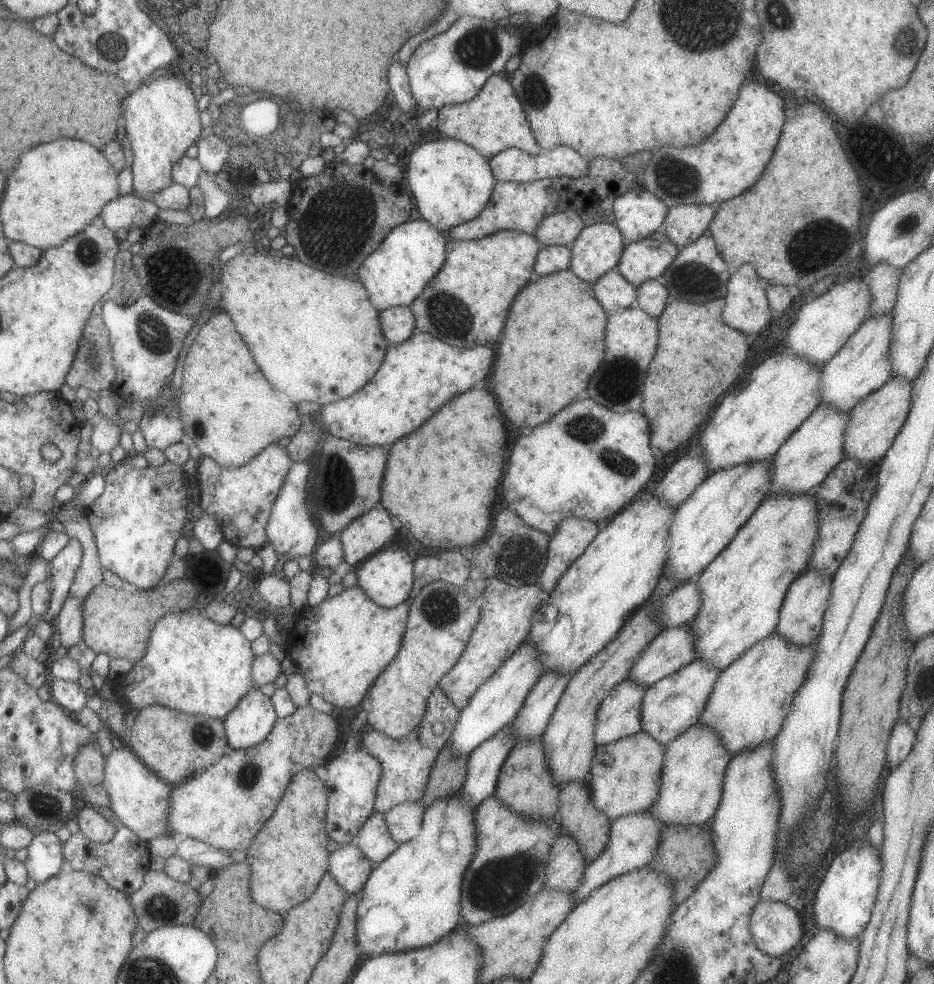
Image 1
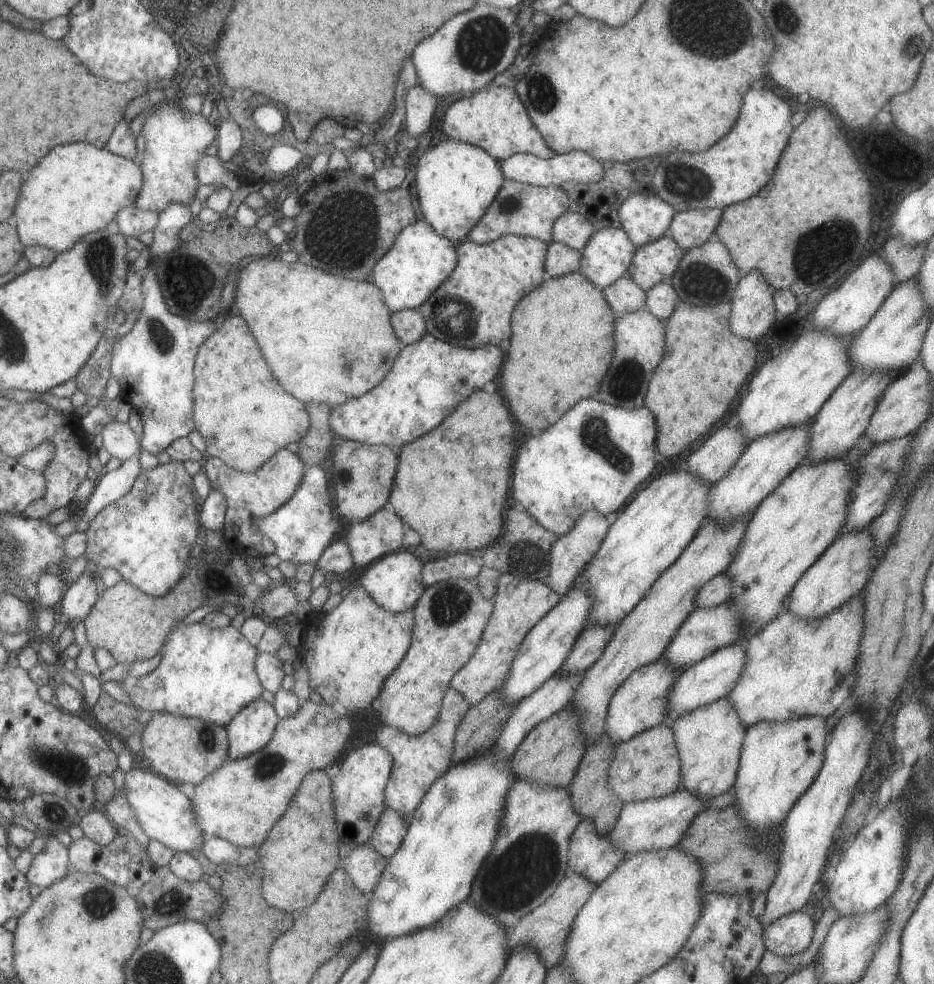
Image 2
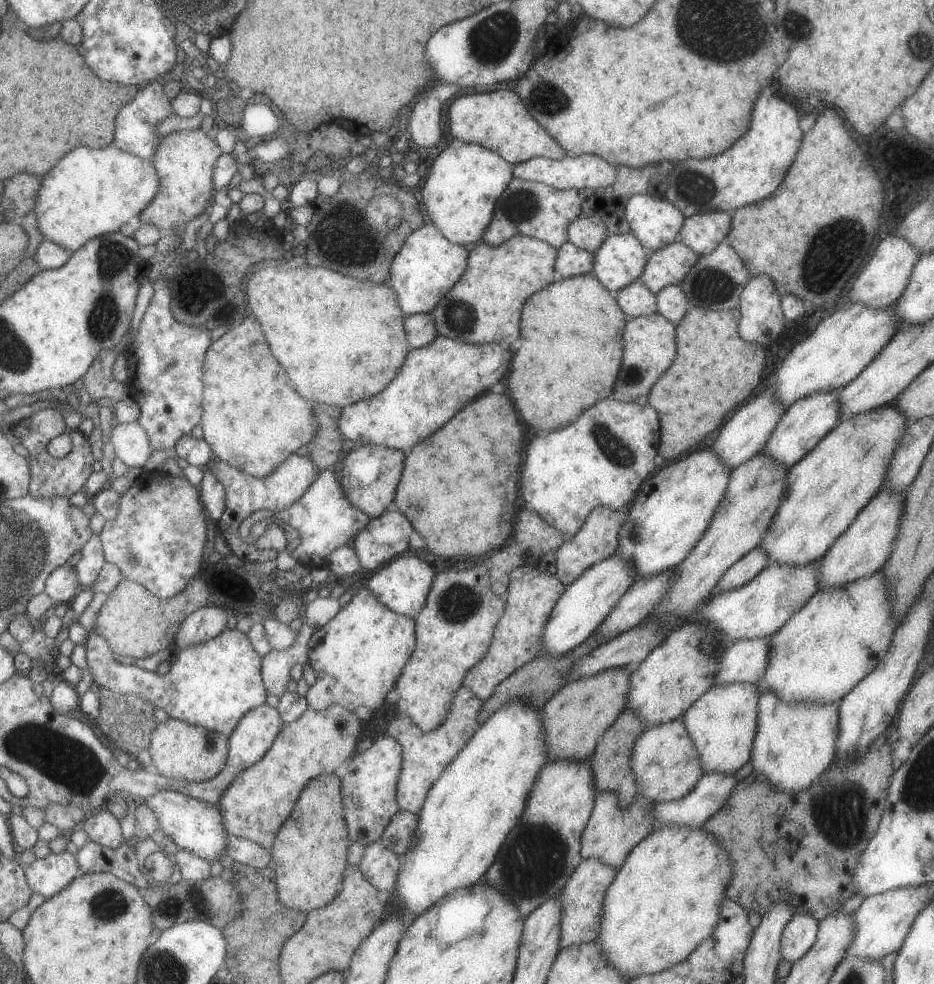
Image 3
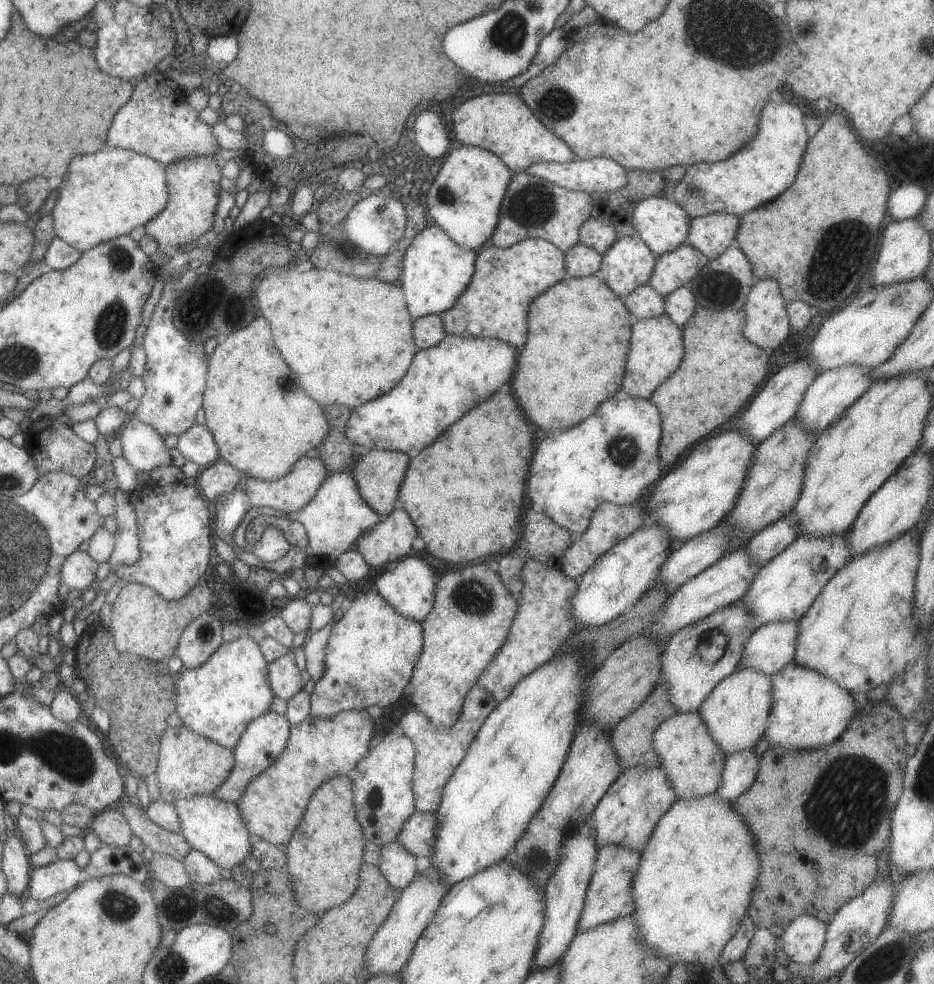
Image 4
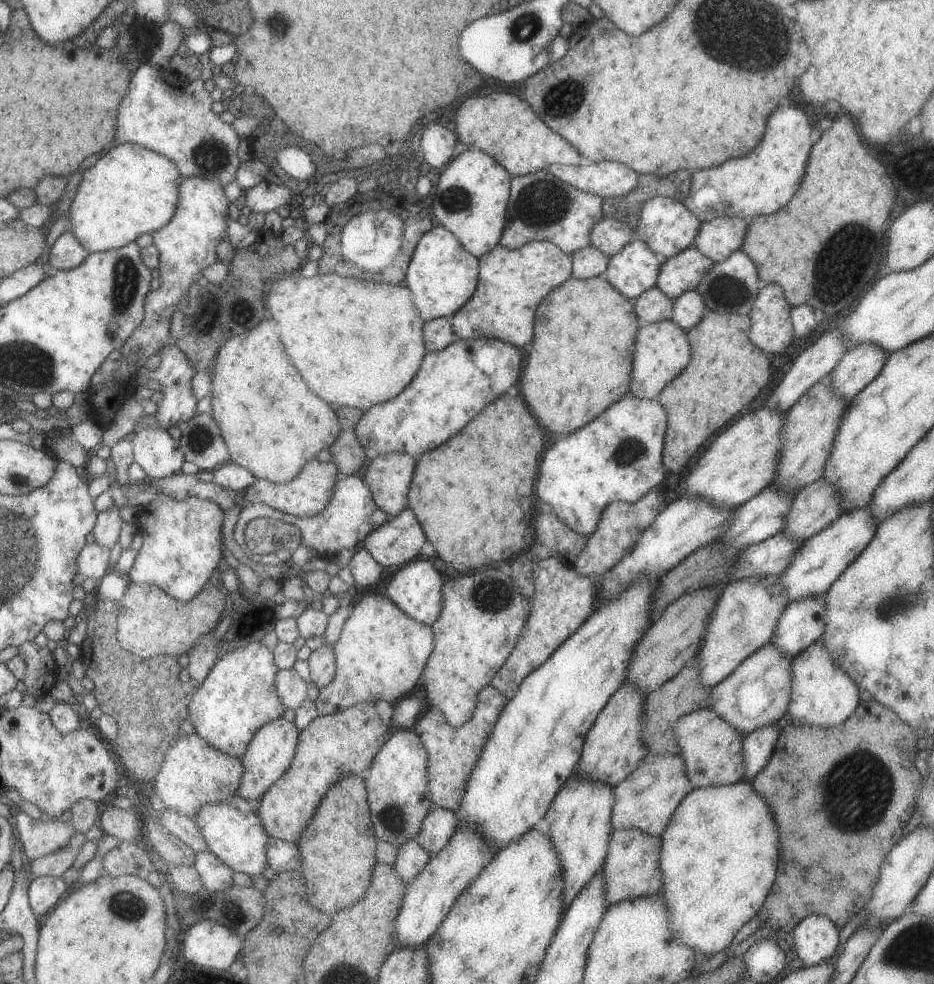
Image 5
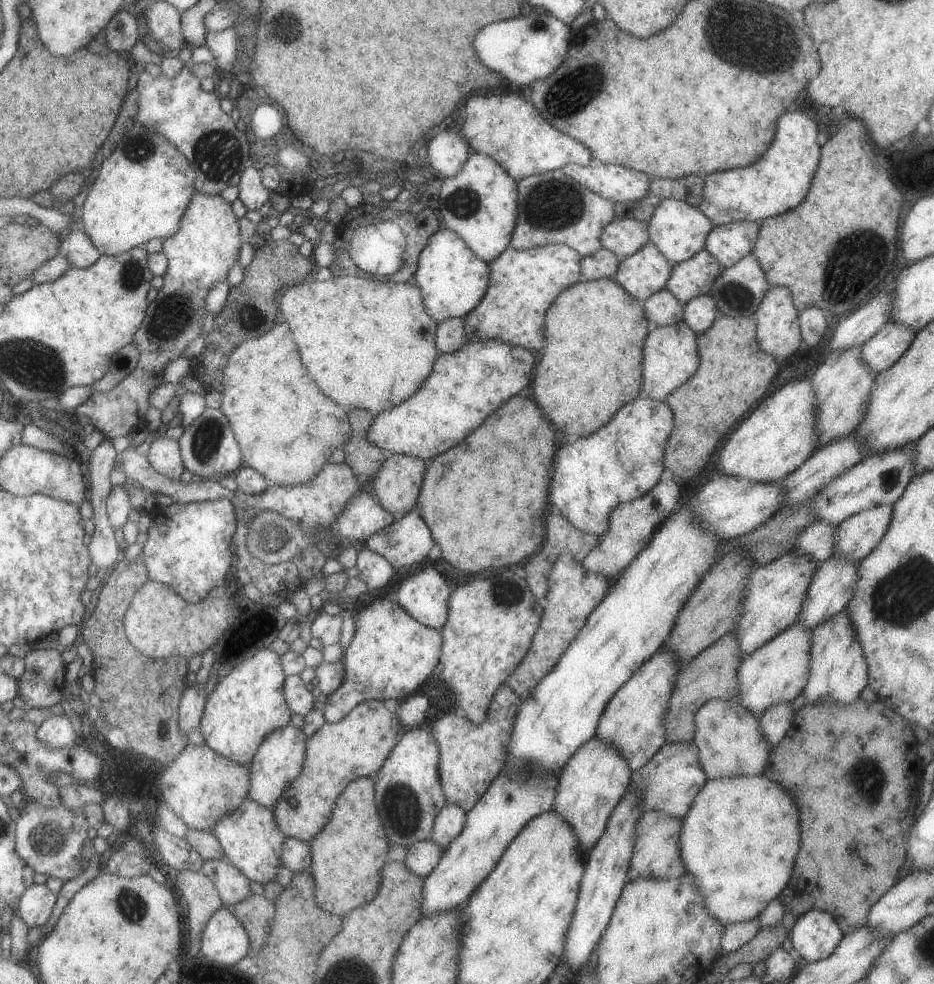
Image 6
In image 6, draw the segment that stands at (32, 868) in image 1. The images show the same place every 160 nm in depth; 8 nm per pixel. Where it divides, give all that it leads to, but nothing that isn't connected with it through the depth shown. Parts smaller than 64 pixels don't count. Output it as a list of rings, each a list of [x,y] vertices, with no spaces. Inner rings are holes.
[[[31,884],[23,890],[15,911],[27,927],[40,927],[47,922],[55,904],[57,894],[44,884]]]

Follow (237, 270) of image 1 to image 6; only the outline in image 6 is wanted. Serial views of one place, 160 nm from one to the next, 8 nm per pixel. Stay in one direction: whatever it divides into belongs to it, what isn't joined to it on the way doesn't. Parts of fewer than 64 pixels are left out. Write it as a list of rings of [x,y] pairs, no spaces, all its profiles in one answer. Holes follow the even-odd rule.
[[[355,273],[324,281],[302,281],[285,287],[276,298],[279,318],[291,331],[303,366],[315,384],[343,408],[365,409],[371,414],[400,405],[423,386],[440,353],[434,341],[437,323],[429,316],[415,282],[365,280]]]

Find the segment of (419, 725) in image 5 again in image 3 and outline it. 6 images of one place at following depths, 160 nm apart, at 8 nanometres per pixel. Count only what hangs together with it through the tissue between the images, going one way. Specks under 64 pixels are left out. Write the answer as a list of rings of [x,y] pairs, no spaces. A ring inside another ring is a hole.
[[[462,686],[454,694],[446,719],[436,729],[423,732],[403,714],[390,720],[385,734],[394,738],[402,748],[401,772],[396,782],[396,801],[401,811],[418,814],[431,785],[479,728],[478,714],[481,707],[482,700],[479,700],[467,687]]]

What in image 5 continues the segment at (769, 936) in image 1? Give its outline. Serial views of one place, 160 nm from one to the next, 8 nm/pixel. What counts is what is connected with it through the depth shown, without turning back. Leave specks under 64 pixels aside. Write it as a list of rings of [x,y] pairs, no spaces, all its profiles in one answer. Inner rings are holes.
[[[809,915],[806,916],[803,920],[800,920],[795,928],[792,930],[792,942],[791,947],[795,951],[795,957],[798,957],[801,960],[803,966],[813,966],[819,964],[820,962],[826,961],[829,957],[835,955],[835,950],[839,946],[839,937],[837,936],[839,929],[823,915]]]

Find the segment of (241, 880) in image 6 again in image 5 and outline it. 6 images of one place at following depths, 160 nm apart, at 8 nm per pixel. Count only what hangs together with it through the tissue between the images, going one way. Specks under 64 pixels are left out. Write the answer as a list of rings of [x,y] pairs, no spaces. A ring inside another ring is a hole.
[[[209,850],[194,853],[193,868],[207,890],[221,892],[233,886],[233,871]]]

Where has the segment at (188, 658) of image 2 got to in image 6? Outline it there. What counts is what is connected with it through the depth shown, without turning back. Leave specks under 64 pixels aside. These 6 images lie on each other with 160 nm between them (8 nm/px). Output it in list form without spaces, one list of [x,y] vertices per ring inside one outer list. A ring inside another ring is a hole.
[[[270,648],[256,652],[231,669],[204,704],[198,729],[205,745],[216,754],[247,767],[263,739],[270,732],[289,725],[292,712],[284,699],[284,678],[280,656]]]

